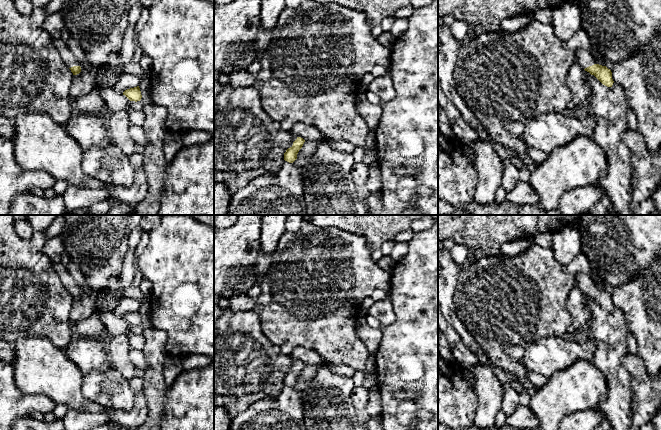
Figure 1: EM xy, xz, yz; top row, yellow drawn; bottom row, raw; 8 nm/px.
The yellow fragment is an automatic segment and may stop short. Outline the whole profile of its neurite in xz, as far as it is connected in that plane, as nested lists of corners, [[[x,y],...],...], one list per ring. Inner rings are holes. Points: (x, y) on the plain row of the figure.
[[[293,358],[290,371],[284,377],[284,384],[293,387],[297,383],[297,378],[302,372],[304,366],[305,364],[303,362]]]

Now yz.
[[[584,273],[575,275],[576,283],[580,290],[591,299],[594,299],[603,309],[612,311],[614,305],[612,296],[606,290],[599,289],[594,281]]]

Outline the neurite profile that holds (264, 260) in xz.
[[[261,250],[259,251],[255,267],[257,275],[266,274],[272,263],[272,255],[273,254],[264,253]]]

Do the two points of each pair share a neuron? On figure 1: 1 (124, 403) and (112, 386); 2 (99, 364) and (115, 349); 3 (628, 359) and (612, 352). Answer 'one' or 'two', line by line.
1: one
2: two
3: two

